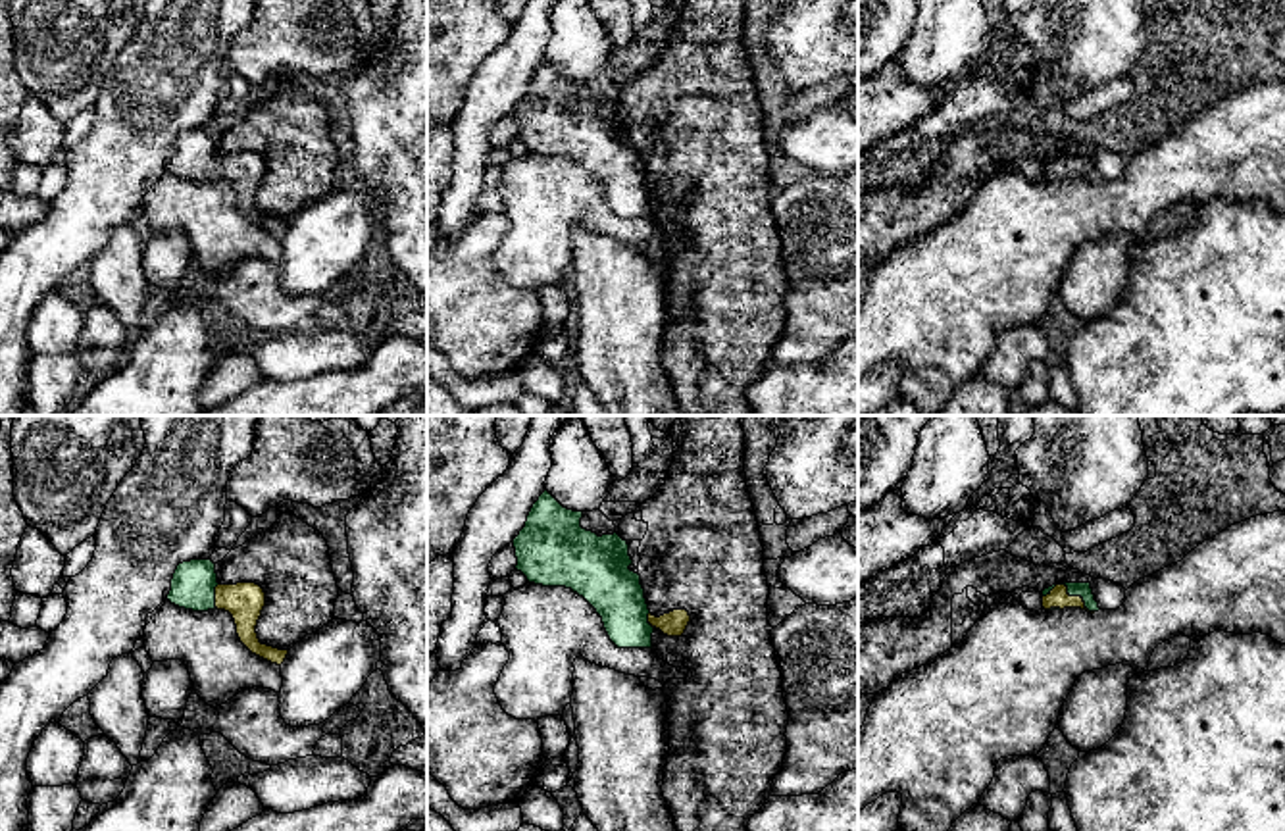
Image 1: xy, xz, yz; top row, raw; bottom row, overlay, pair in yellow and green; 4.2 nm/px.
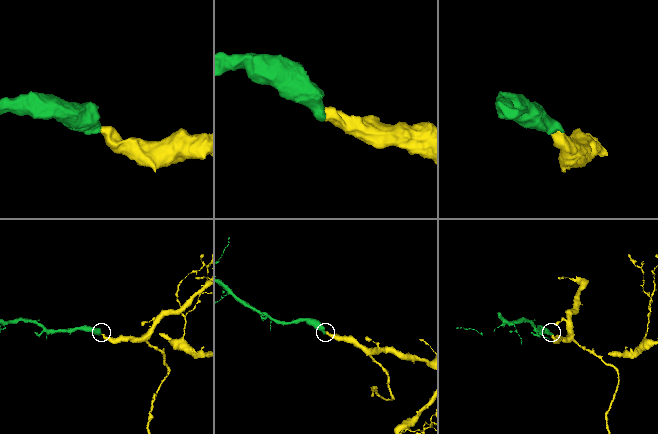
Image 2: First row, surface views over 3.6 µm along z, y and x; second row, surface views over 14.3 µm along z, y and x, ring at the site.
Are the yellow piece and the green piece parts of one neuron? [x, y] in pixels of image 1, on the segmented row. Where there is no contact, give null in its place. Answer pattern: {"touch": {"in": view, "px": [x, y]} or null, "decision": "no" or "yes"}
{"touch": {"in": "yz", "px": [1078, 597]}, "decision": "yes"}

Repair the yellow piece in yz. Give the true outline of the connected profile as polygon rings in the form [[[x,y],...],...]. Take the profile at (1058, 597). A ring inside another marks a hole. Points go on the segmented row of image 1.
[[[1060,583],[1043,591],[1045,610],[1081,608],[1091,614],[1098,612],[1091,583]]]

